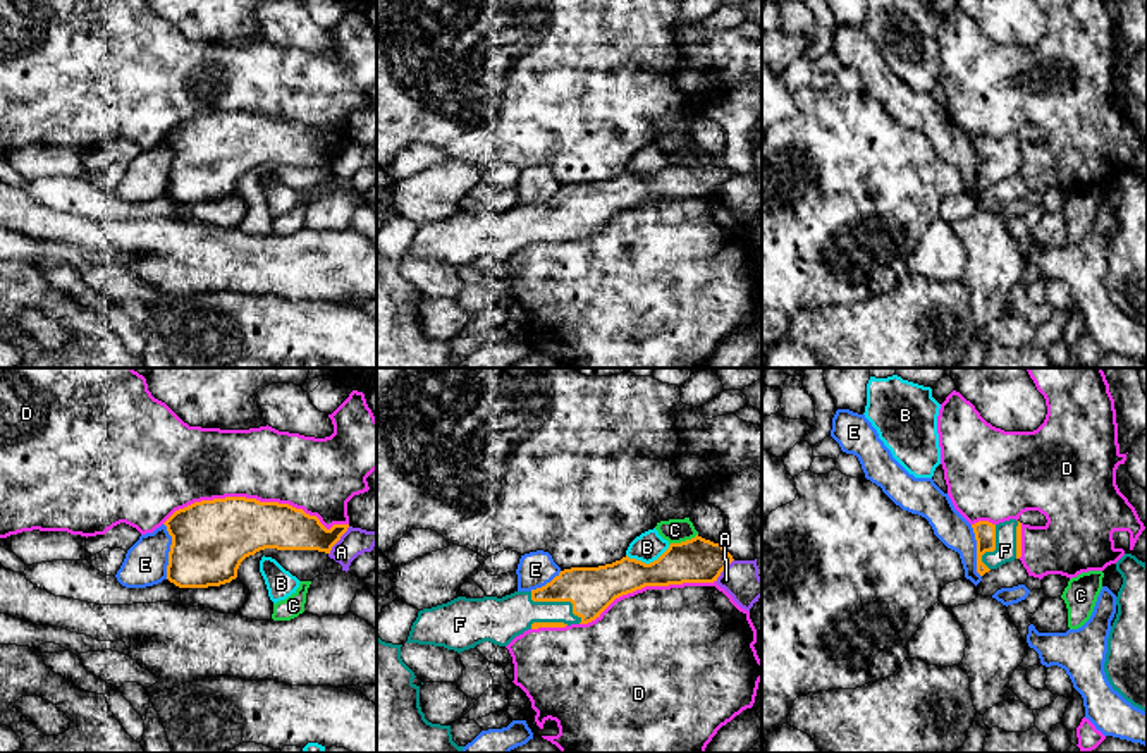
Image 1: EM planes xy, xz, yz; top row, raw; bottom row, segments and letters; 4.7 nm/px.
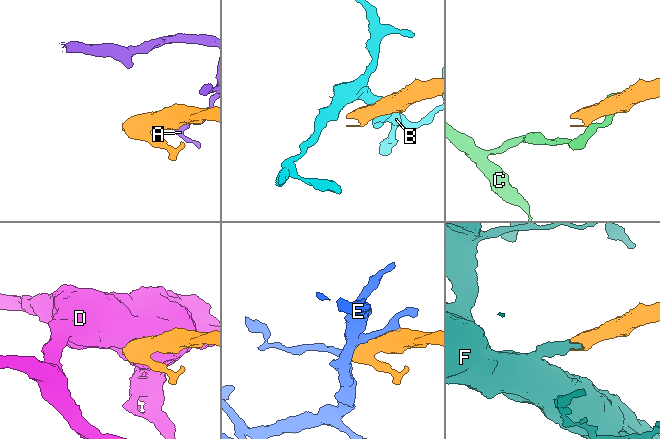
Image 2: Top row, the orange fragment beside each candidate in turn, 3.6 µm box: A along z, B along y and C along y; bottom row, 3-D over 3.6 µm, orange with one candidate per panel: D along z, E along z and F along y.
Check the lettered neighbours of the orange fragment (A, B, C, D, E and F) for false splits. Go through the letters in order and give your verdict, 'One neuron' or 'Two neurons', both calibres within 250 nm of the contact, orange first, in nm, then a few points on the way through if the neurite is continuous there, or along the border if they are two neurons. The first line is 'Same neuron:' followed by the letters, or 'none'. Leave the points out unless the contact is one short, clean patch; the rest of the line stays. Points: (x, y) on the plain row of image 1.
Same neuron: F
A: Two neurons. Thickness 200 nm (orange) against 130 nm
B: Two neurons. Thickness 200 nm (orange) against 140 nm
C: Two neurons. Thickness 200 nm (orange) against 110 nm
D: Two neurons. Thickness 340 nm (orange) against 340 nm
E: Two neurons. Thickness 360 nm (orange) against 200 nm
F: One neuron. Thickness 220 nm (orange) against 190 nm. Path across: xz (590, 205), (566, 215), (558, 215), (547, 222), (513, 229)

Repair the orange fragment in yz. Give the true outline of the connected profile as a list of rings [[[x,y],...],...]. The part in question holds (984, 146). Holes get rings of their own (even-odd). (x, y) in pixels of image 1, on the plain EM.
[[[1009,134],[999,139],[978,136],[972,143],[977,155],[977,187],[980,191],[1021,172],[1020,136]]]

